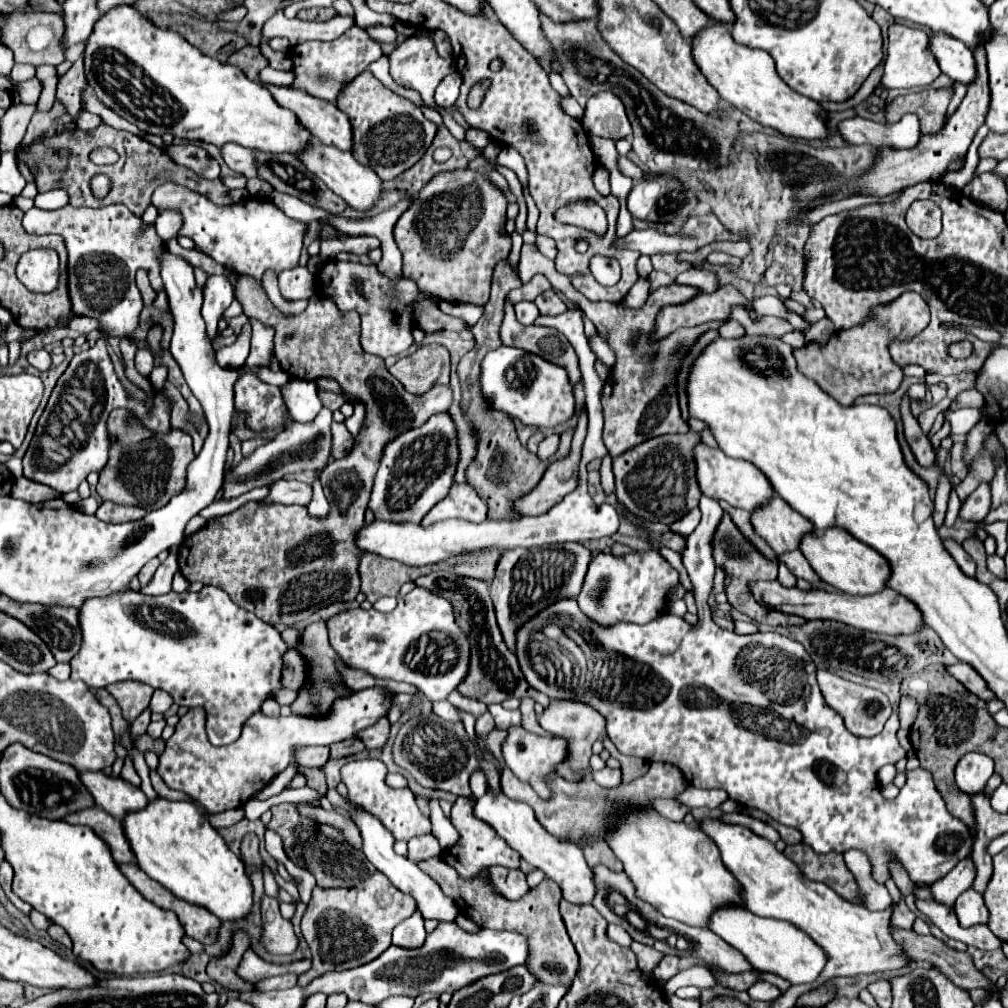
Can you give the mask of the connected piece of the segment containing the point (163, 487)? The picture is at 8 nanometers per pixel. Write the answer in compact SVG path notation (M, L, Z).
M123 408L113 410L107 418L109 434L109 460L99 472L97 494L103 500L117 504L131 504L141 508L163 508L175 494L185 488L187 464L195 458L191 436L185 430L169 428L167 434L157 434L137 420L137 428L125 428L129 422L129 412Z

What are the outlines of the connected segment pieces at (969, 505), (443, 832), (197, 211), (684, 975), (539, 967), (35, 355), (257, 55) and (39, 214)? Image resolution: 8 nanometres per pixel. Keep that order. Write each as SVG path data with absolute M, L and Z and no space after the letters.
M981 482L979 488L963 502L959 516L971 522L981 522L991 510L991 486L989 482Z
M431 802L429 804L429 818L433 824L433 834L439 838L439 844L443 850L451 848L457 840L459 840L459 832L455 830L455 826L451 824L451 820L443 814L439 802Z
M167 180L153 192L153 204L159 210L179 210L185 218L179 234L189 236L199 252L207 254L235 274L249 274L261 282L263 272L269 268L281 272L299 264L305 224L285 216L271 200L247 198L231 204L229 208L221 208L199 192Z
M693 966L689 969L678 972L673 978L669 979L664 986L667 997L684 986L697 986L701 989L712 989L716 985L716 980L711 972L703 966Z
M441 856L429 858L419 862L419 868L423 868L425 874L429 874L447 894L455 900L461 914L469 916L479 928L491 928L491 930L515 930L523 932L529 938L531 952L527 958L527 968L533 976L539 976L539 980L547 980L547 984L571 984L575 978L575 972L579 970L579 956L569 940L569 934L565 930L563 918L559 914L559 902L561 902L561 888L553 880L541 882L535 890L529 890L523 898L511 902L495 892L491 892L491 886L485 880L485 872L475 876L473 880L463 880L455 872L455 868L443 864Z
M31 350L29 352L29 364L37 370L47 370L51 366L51 356L47 350Z
M245 46L239 52L235 52L227 62L239 66L251 80L257 80L259 70L263 70L269 64L269 60L261 54L259 46Z
M125 204L105 208L67 206L59 210L41 210L33 206L25 212L23 228L31 234L61 234L65 238L69 250L69 292L75 314L101 320L105 332L111 336L127 336L137 326L143 308L141 294L135 286L135 272L139 268L149 270L149 280L155 290L163 286L157 256L165 244L155 232L139 232L145 230L145 226Z

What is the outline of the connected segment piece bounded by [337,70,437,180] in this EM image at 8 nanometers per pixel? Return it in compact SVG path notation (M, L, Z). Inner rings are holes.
M369 70L361 72L343 88L343 92L339 92L337 108L351 120L351 152L355 160L369 166L381 180L393 180L417 164L437 134L437 126L423 116L419 106L385 88Z

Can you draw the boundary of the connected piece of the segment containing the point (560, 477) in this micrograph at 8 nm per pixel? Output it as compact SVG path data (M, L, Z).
M587 412L579 414L578 424L574 431L569 454L557 462L553 462L541 482L517 498L513 504L513 512L517 516L539 516L559 504L569 492L577 488L577 468L579 468L582 446L587 435Z

